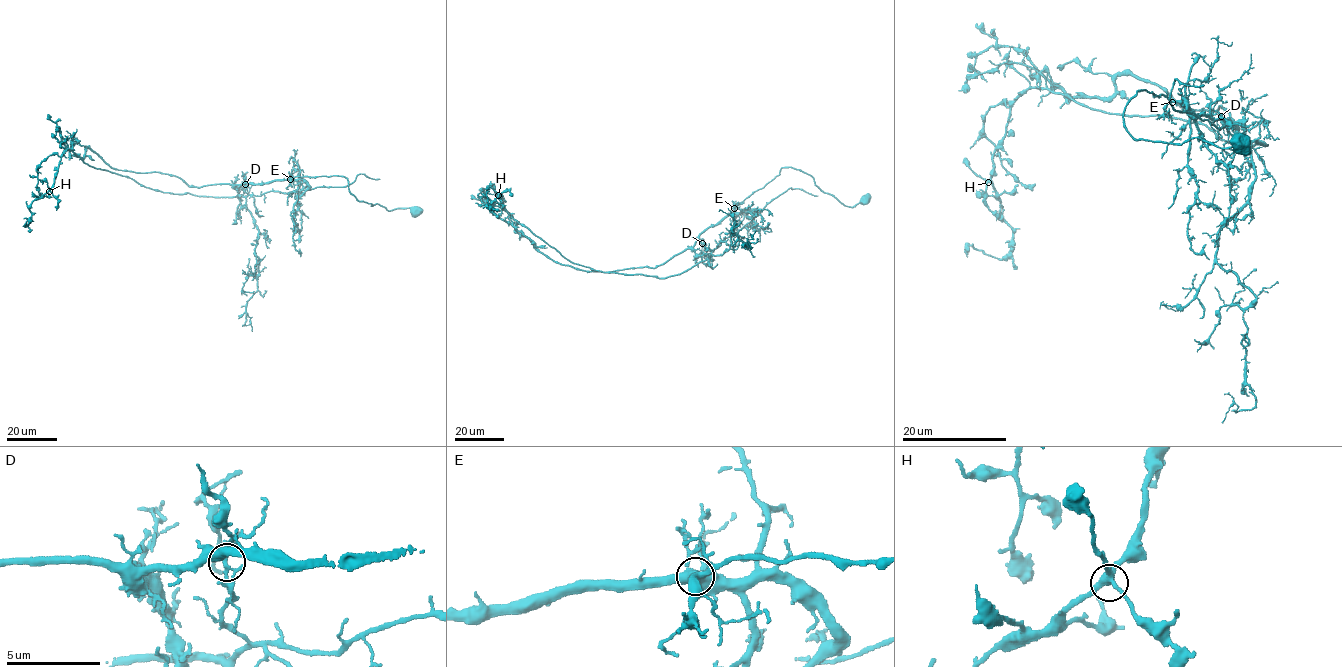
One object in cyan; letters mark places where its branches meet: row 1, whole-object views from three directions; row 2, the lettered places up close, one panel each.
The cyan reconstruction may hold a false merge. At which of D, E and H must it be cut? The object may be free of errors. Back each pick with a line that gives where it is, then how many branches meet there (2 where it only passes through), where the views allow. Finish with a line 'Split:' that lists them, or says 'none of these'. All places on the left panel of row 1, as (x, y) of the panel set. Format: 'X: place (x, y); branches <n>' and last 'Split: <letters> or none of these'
D: place (245, 184); branches 5
Split: D

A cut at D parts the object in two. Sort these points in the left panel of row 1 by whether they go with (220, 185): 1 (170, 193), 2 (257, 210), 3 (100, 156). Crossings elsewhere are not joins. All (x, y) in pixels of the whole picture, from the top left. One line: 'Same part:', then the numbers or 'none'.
Same part: 3

